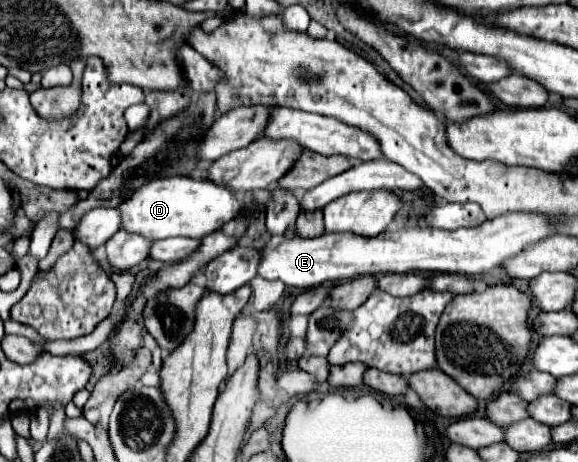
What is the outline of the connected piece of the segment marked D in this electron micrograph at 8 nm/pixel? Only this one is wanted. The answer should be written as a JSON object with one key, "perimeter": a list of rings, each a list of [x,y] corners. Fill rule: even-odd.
{"perimeter":[[[175,175],[165,179],[151,179],[149,183],[135,189],[133,197],[125,199],[117,209],[121,213],[121,229],[127,233],[135,233],[151,241],[167,237],[201,239],[203,235],[209,235],[209,231],[217,231],[223,223],[237,217],[241,203],[231,189],[219,187],[211,181],[197,181],[185,175]]]}

